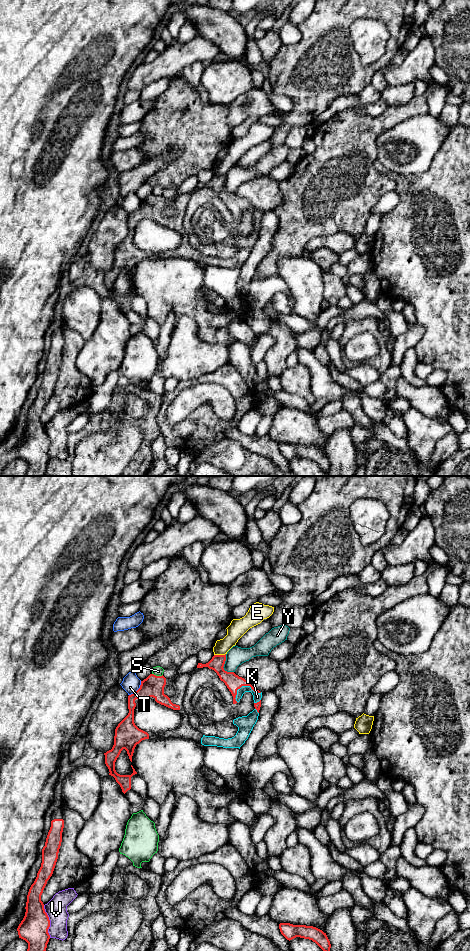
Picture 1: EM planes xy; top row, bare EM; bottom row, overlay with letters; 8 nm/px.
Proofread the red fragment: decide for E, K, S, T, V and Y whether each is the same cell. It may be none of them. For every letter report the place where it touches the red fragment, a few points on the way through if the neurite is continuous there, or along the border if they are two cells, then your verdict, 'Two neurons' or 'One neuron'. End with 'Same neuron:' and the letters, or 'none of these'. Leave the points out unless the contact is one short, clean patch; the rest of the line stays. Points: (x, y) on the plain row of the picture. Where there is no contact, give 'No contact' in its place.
E: Touches red at xy (219, 175). Boundary: xy (225, 173), (214, 175). Two neurons
K: Touches red at xy (245, 205). One neuron
S: Touches red at xy (157, 196). Two neurons
T: Touches red at xy (138, 209). Two neurons
V: Touches red at xy (49, 441). Two neurons
Y: Touches red at xy (223, 186). Two neurons
Same neuron: K

